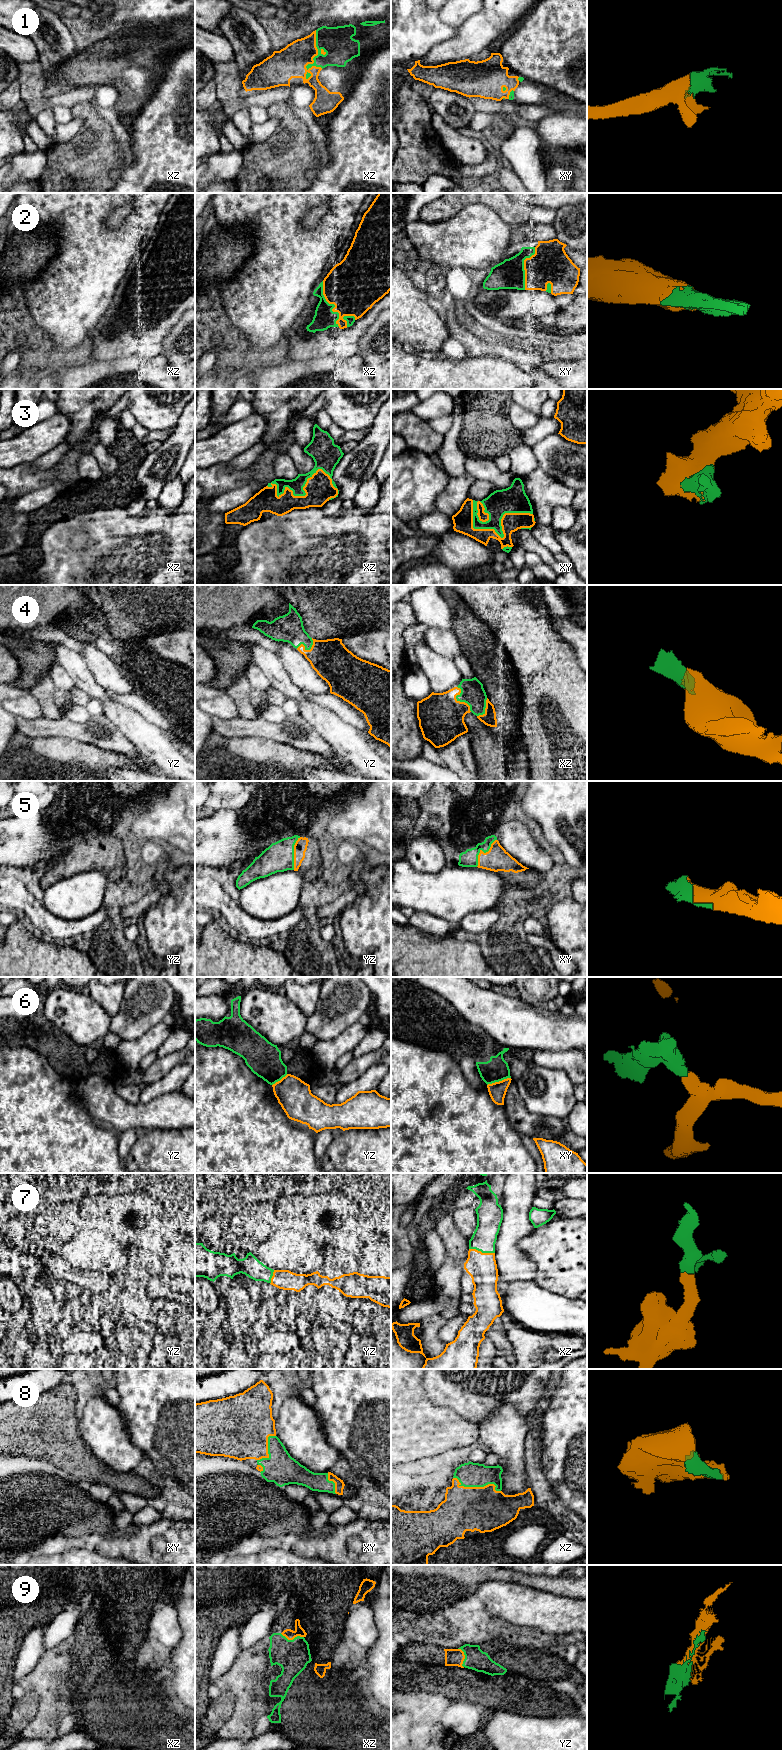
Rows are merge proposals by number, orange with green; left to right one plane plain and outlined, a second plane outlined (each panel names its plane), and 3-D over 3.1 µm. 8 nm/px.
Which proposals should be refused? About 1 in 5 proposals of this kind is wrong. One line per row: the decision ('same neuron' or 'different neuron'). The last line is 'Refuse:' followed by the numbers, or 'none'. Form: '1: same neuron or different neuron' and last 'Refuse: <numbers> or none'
1: same neuron
2: same neuron
3: same neuron
4: same neuron
5: same neuron
6: different neuron
7: same neuron
8: same neuron
9: same neuron
Refuse: 6

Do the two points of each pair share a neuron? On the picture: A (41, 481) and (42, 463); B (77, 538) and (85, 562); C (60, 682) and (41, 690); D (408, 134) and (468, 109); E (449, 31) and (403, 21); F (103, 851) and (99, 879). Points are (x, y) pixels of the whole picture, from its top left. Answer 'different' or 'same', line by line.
A: different
B: different
C: different
D: different
E: same
F: different

